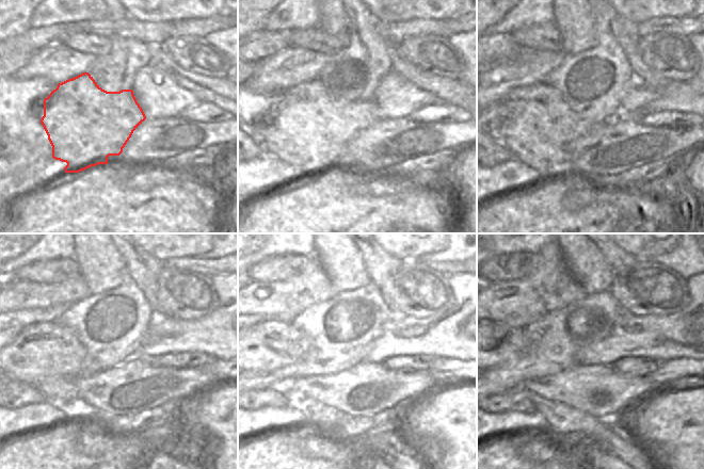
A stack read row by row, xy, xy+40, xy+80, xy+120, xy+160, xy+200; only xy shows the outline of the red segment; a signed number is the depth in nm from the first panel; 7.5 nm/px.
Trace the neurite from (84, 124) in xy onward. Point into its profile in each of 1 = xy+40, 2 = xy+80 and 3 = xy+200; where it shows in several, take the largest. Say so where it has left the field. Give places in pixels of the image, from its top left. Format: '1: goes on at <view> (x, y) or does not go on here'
1: goes on at xy+40 (304, 127)
2: goes on at xy+80 (534, 123)
3: goes on at xy+200 (498, 343)

